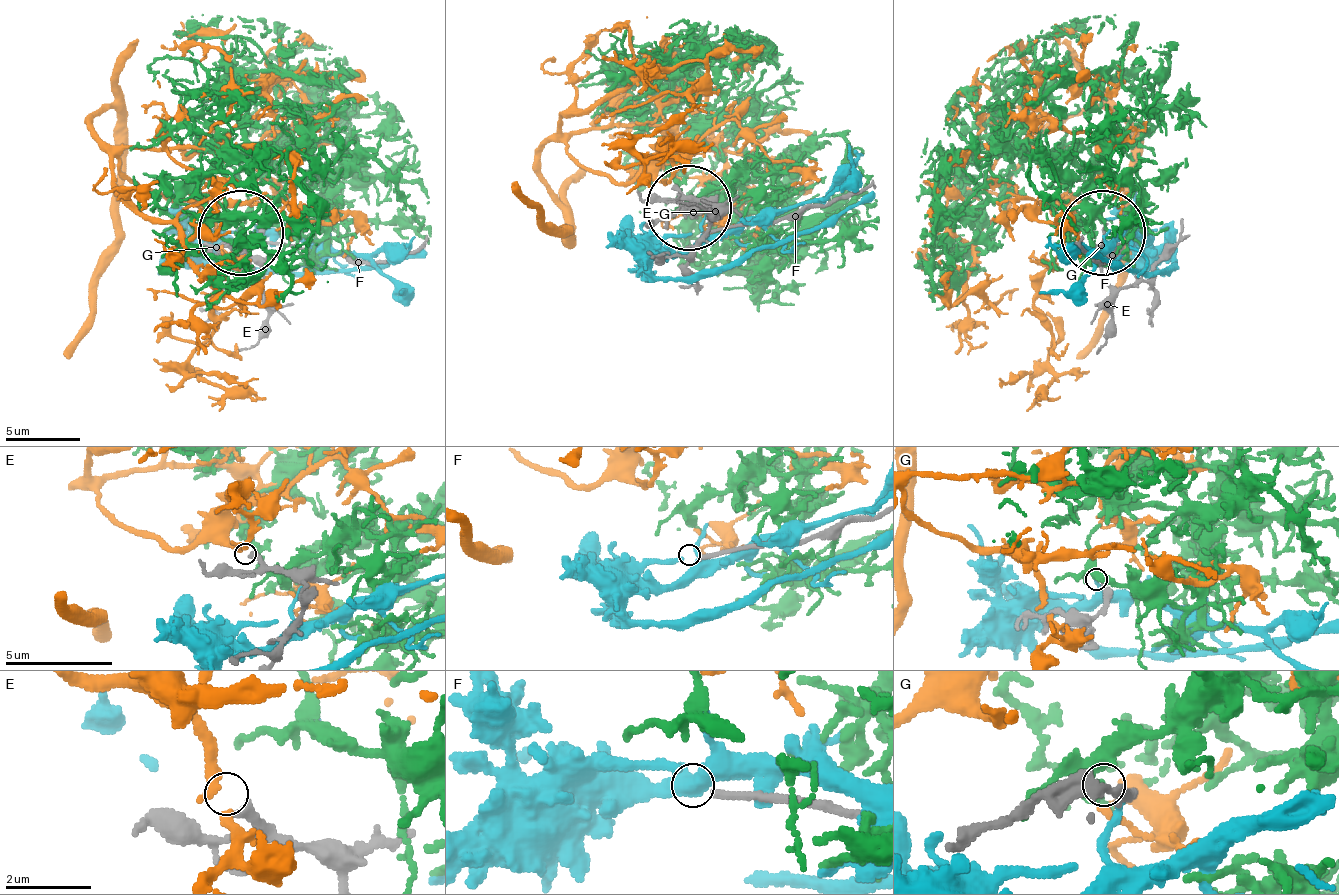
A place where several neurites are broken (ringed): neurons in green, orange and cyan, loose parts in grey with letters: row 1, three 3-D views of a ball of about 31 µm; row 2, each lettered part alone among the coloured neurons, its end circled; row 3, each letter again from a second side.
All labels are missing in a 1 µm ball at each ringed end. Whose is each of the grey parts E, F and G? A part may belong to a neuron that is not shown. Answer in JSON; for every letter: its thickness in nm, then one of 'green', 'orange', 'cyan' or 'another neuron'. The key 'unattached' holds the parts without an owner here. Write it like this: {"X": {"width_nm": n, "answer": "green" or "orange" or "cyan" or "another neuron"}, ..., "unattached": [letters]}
{"E": {"width_nm": 240, "answer": "orange"}, "F": {"width_nm": 180, "answer": "cyan"}, "G": {"width_nm": 240, "answer": "green"}, "unattached": []}

